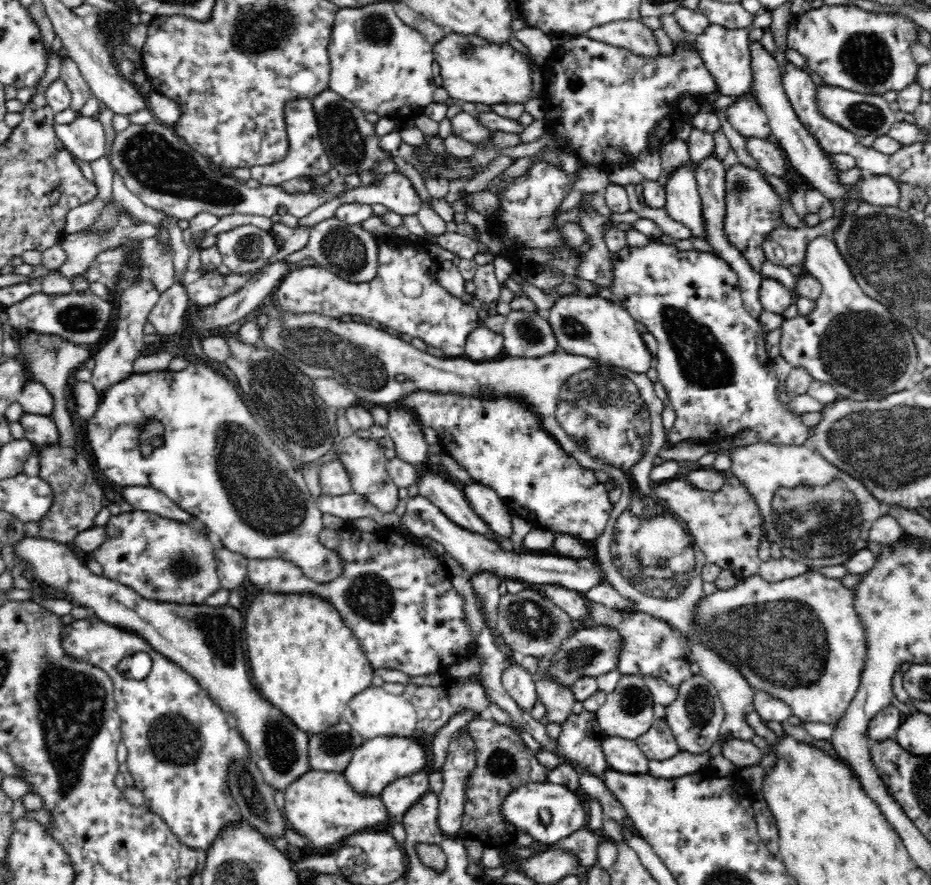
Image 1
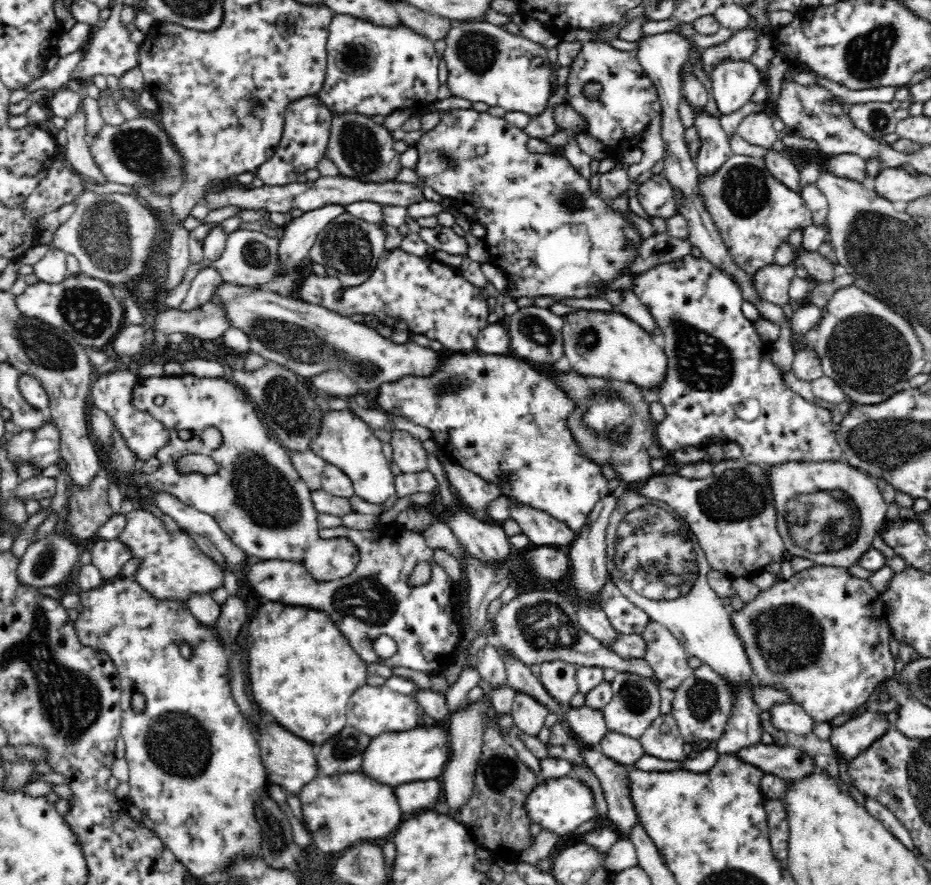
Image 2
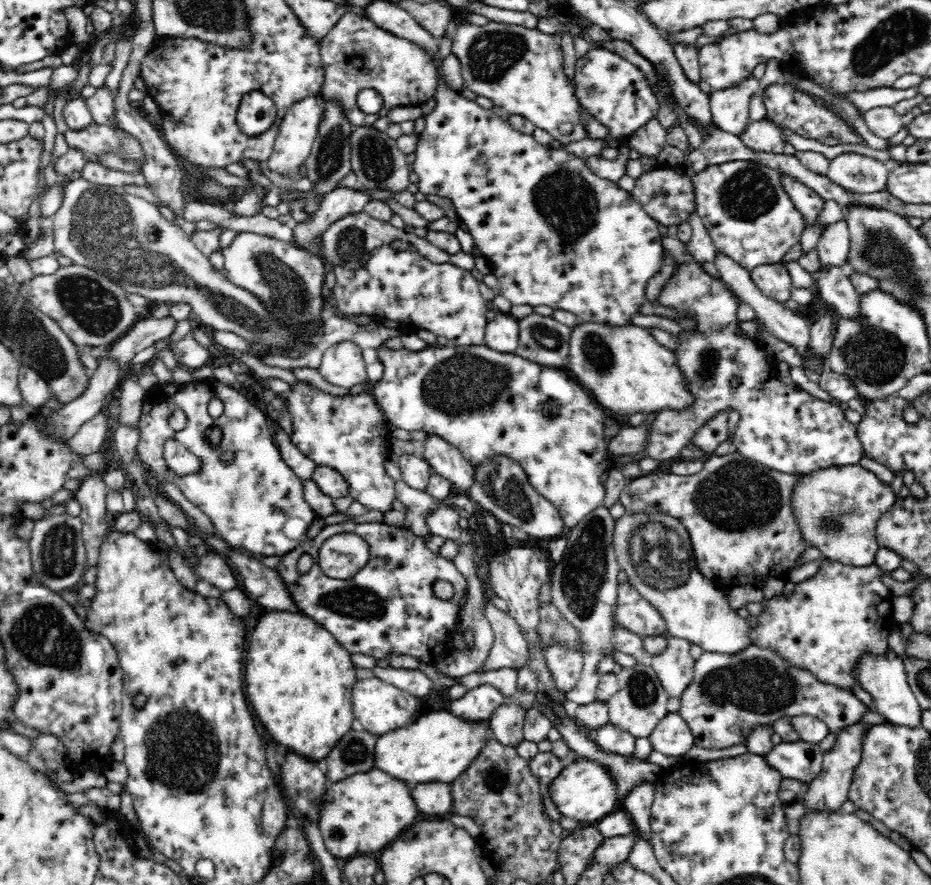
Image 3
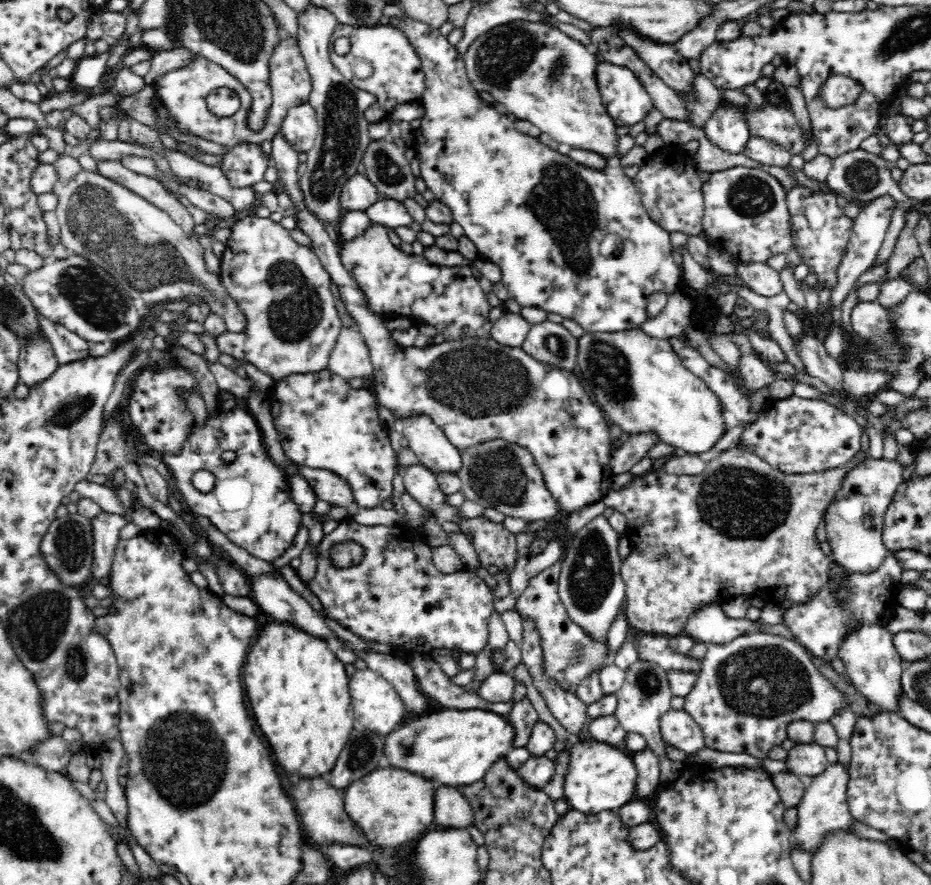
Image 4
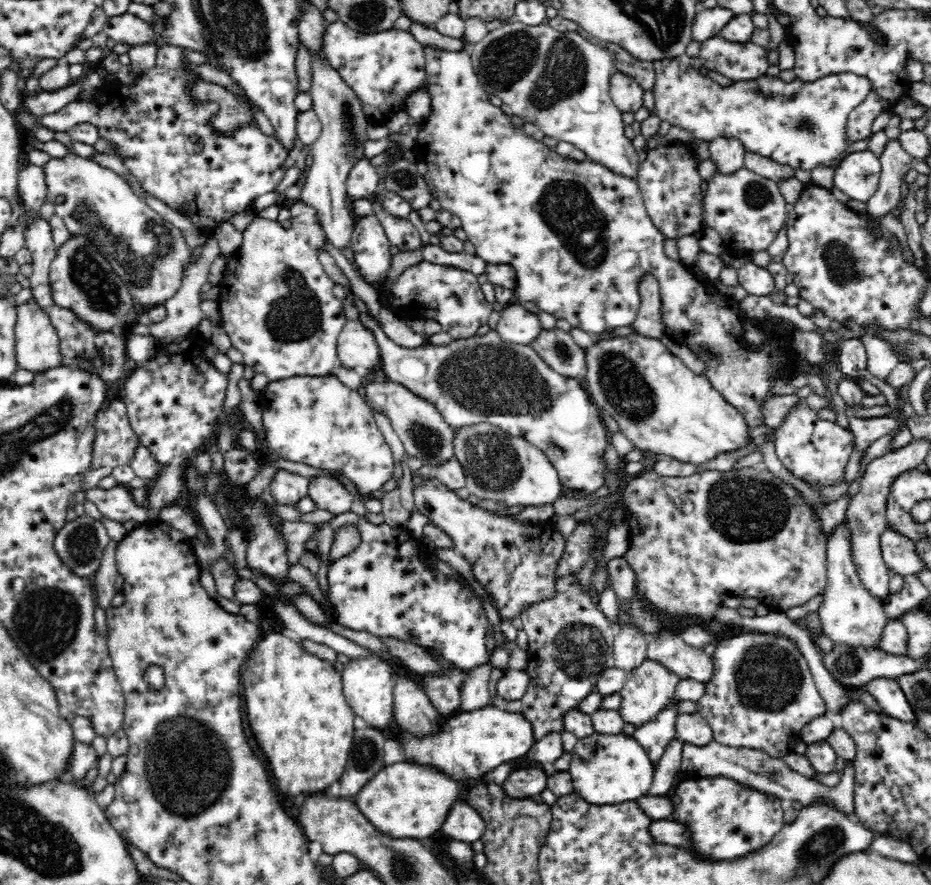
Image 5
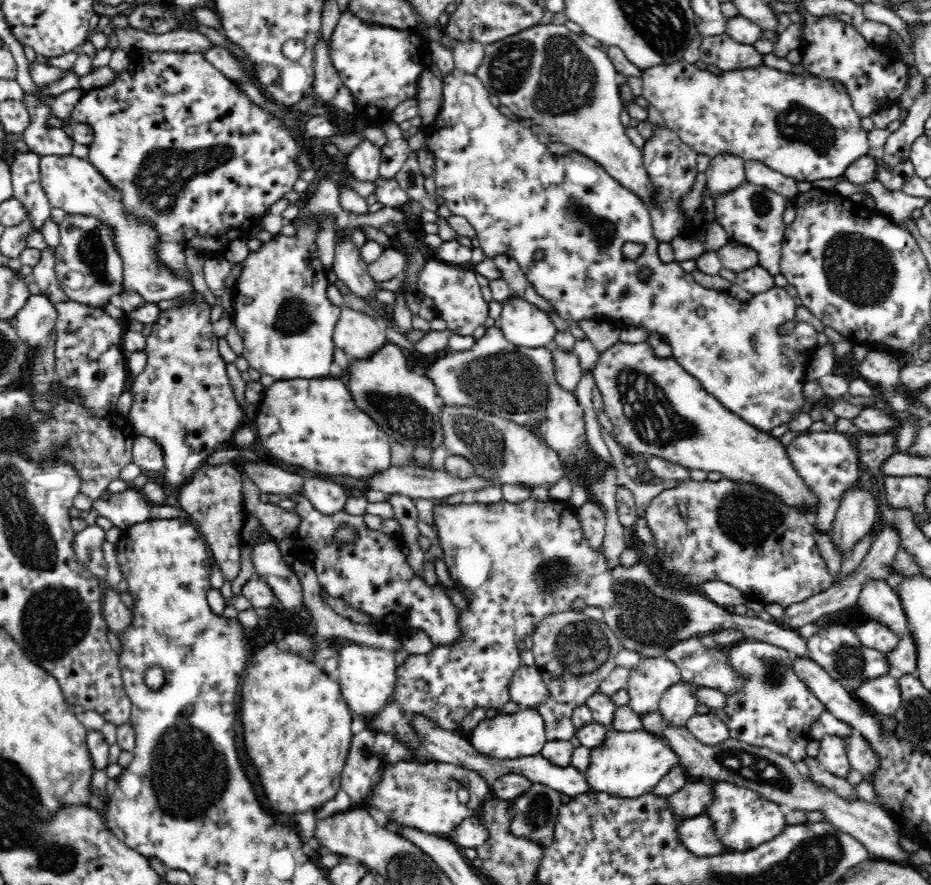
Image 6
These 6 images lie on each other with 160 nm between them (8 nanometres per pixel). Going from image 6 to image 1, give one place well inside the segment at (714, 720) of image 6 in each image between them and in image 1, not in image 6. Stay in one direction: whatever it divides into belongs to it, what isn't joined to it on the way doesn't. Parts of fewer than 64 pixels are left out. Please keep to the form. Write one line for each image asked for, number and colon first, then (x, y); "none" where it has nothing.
1: (657, 743)
2: (662, 739)
3: (672, 737)
4: (677, 727)
5: (692, 728)

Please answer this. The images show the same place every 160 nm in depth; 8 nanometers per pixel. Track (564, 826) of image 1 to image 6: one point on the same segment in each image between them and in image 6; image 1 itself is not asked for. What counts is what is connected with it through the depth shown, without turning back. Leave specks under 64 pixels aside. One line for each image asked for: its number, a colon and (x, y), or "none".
2: (560, 805)
3: (585, 790)
4: (601, 776)
5: (608, 769)
6: (628, 764)

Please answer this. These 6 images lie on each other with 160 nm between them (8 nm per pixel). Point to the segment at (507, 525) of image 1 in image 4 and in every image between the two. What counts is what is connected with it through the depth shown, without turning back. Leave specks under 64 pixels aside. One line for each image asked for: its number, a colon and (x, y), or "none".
2: (475, 491)
3: (445, 459)
4: (426, 439)

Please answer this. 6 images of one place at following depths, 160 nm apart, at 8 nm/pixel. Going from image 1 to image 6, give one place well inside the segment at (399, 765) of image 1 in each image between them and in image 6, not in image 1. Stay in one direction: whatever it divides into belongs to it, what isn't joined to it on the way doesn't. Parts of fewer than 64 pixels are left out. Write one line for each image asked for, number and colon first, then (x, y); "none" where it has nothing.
2: (393, 759)
3: (438, 747)
4: (453, 747)
5: (471, 744)
6: (508, 736)

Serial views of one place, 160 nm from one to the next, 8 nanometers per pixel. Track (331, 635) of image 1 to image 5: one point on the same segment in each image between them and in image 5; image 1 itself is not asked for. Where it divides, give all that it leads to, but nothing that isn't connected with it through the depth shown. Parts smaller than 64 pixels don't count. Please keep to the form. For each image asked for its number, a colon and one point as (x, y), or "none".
2: (303, 672)
3: (299, 678)
4: (299, 690)
5: (296, 708)

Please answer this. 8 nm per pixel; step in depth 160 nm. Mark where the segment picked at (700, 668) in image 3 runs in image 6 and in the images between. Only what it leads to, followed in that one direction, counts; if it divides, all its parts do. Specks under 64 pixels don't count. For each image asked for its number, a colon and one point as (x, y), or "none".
4: (747, 693)
5: (761, 695)
6: (775, 709)

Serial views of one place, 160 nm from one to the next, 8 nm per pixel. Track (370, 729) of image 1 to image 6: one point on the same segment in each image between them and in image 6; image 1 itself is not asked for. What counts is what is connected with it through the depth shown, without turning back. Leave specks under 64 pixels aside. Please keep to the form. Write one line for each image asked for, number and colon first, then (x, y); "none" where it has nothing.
2: (374, 710)
3: (378, 707)
4: (376, 705)
5: (368, 683)
6: (367, 674)

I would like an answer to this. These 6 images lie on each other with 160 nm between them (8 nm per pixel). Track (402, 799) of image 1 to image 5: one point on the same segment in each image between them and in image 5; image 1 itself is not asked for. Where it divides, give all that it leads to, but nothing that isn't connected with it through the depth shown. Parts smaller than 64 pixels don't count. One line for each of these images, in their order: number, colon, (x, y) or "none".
2: (416, 797)
3: (433, 798)
4: (451, 808)
5: (463, 824)

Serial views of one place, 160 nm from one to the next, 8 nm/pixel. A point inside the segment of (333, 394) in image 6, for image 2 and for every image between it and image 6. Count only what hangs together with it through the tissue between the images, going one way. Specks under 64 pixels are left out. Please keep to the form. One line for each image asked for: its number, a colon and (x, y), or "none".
2: (344, 439)
3: (346, 433)
4: (321, 422)
5: (317, 420)

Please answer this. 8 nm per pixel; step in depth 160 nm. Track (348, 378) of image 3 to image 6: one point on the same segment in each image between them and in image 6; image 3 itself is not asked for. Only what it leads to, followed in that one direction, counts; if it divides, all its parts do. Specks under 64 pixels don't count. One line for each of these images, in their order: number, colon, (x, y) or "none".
4: (350, 358)
5: (356, 345)
6: (356, 333)

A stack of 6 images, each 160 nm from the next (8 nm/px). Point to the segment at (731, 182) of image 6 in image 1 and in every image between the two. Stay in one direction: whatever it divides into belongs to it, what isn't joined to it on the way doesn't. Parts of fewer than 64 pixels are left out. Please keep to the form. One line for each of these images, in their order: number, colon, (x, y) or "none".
1: (726, 53)
2: (733, 83)
3: (729, 108)
4: (726, 129)
5: (728, 155)

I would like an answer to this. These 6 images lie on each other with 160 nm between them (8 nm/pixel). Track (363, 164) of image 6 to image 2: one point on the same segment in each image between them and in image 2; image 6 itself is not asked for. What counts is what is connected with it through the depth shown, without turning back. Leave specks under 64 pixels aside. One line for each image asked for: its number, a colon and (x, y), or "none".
2: (299, 235)
3: (342, 201)
4: (359, 192)
5: (363, 179)

